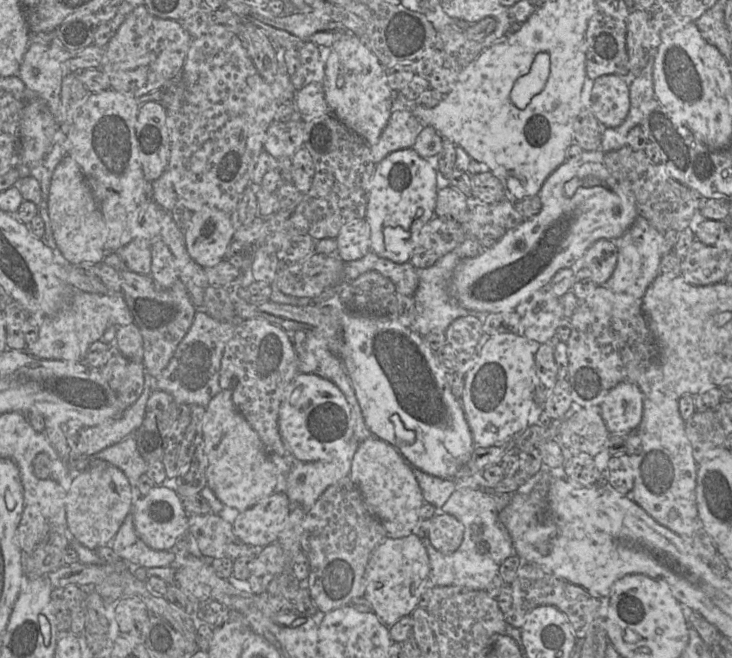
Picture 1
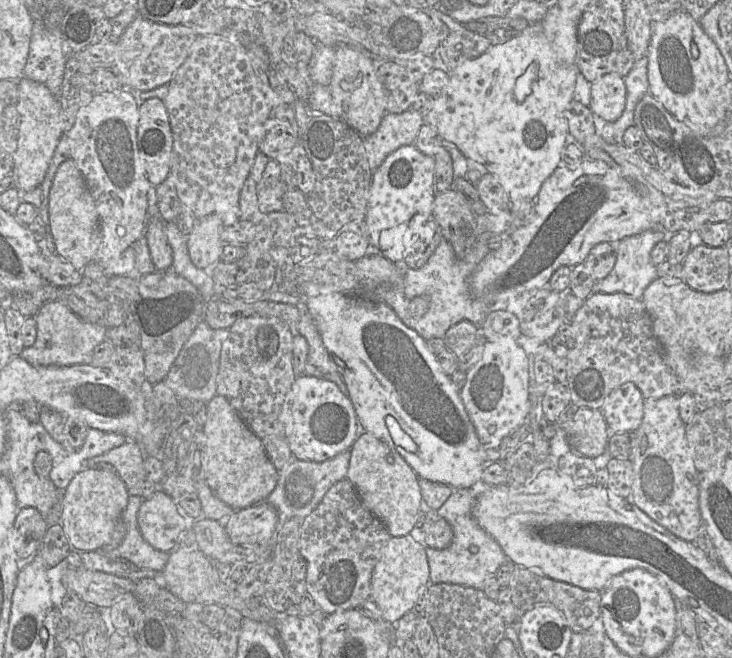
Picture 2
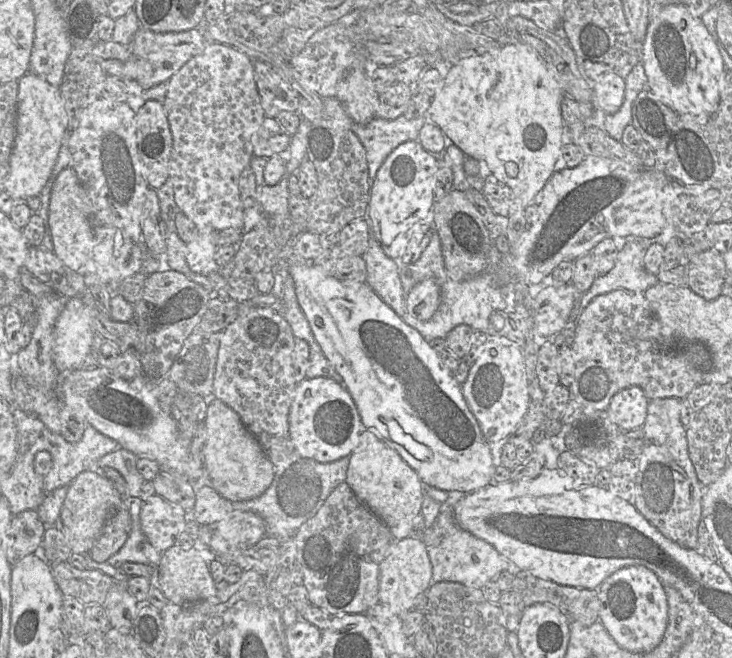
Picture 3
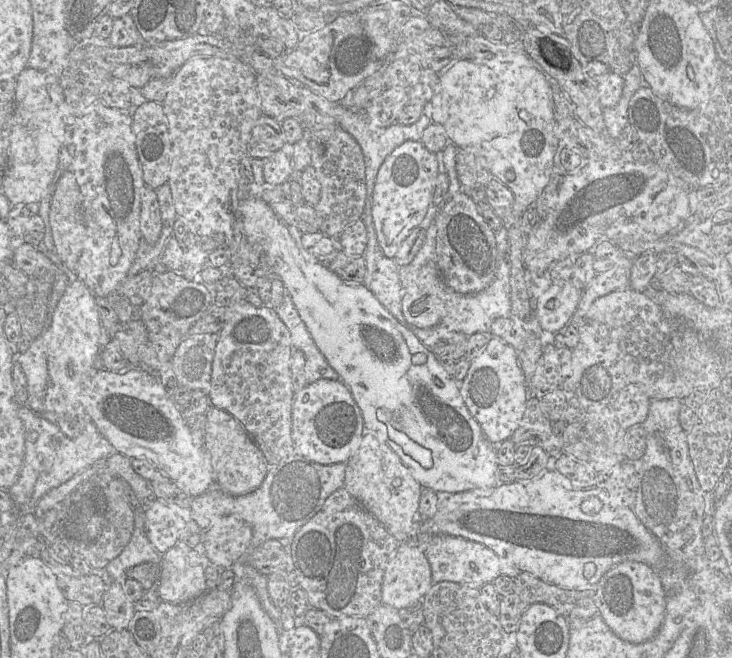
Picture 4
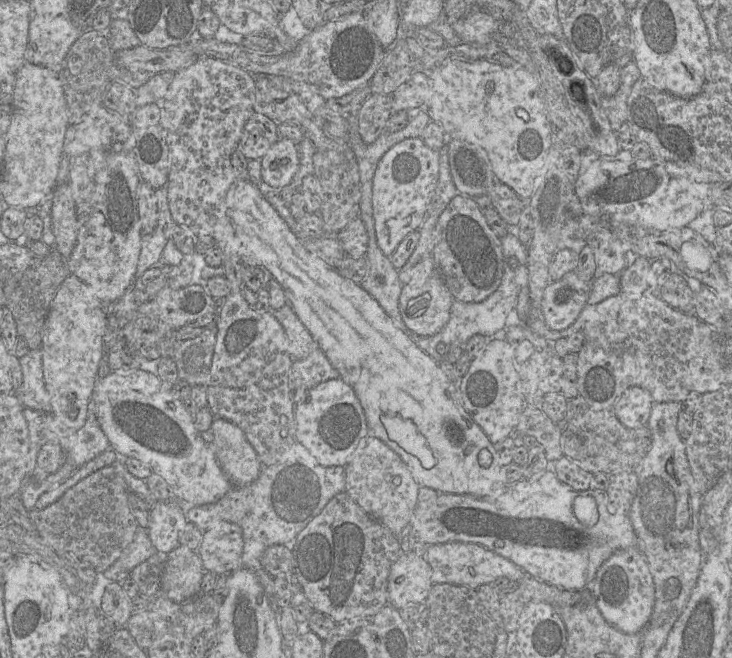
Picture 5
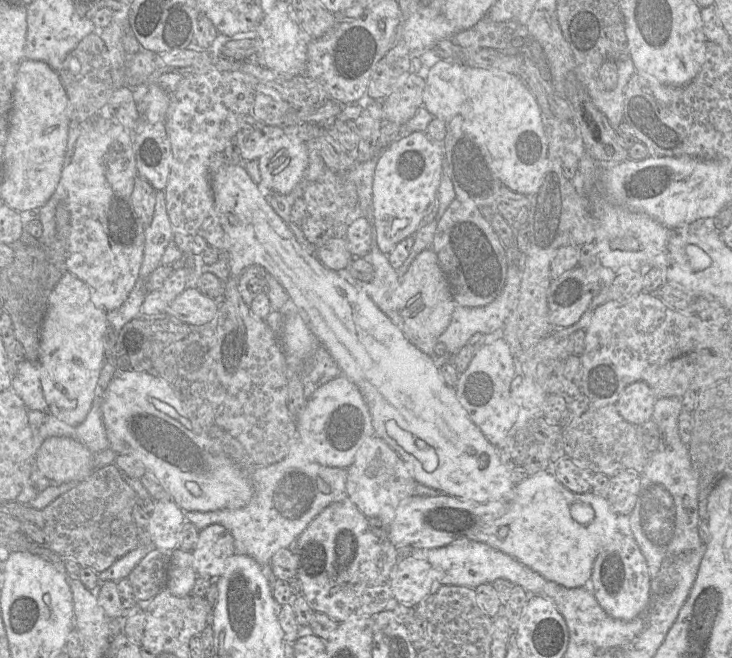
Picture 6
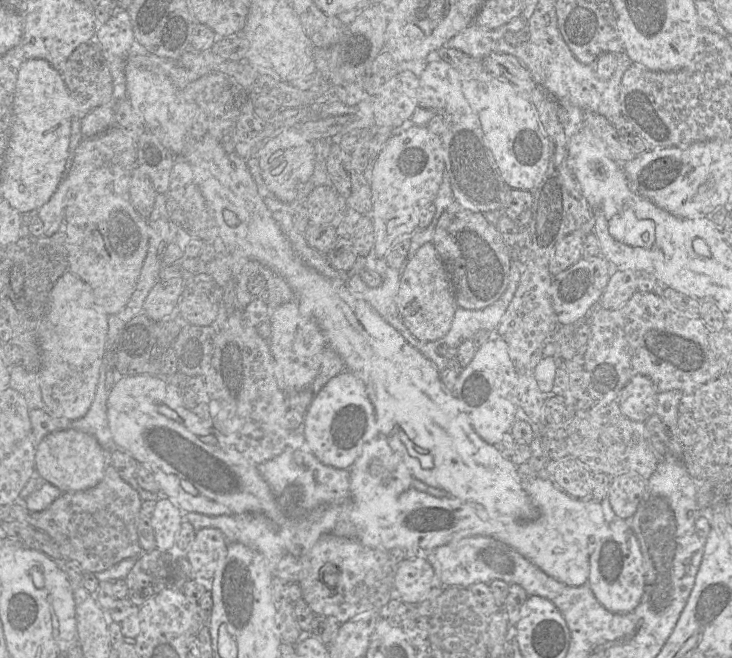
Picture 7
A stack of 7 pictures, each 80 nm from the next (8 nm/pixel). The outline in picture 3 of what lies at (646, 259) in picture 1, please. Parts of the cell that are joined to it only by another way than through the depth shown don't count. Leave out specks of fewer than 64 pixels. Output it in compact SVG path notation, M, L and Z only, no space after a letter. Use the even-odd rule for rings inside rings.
M628 239L612 270L598 275L587 292L578 293L580 314L599 295L620 289L644 293L655 285L657 276L648 273L644 267L644 257L652 243L652 239Z

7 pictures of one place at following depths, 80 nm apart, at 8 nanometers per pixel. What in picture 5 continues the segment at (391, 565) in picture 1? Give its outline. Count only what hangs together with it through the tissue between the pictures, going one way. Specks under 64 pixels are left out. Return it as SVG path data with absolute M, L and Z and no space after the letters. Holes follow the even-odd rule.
M401 553L388 578L388 604L400 610L425 603L433 586L432 568L424 557Z

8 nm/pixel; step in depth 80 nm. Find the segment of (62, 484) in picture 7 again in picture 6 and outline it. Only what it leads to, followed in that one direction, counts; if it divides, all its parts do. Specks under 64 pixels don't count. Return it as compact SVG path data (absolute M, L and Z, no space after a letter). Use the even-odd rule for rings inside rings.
M70 437L47 438L36 453L35 468L53 484L80 483L93 469L94 454Z

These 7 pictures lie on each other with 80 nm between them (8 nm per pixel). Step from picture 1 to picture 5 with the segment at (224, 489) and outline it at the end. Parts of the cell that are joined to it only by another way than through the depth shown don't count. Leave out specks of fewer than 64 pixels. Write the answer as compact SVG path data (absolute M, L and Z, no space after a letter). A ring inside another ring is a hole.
M219 417L214 418L210 429L214 435L212 446L216 459L230 482L234 486L242 486L257 479L263 466L243 431L232 422Z

